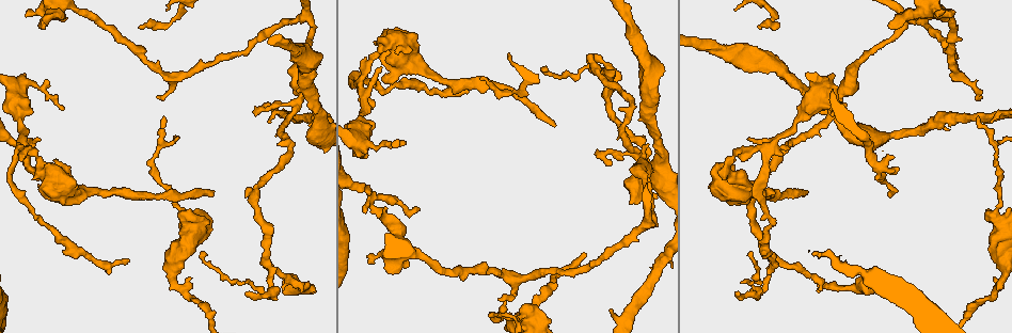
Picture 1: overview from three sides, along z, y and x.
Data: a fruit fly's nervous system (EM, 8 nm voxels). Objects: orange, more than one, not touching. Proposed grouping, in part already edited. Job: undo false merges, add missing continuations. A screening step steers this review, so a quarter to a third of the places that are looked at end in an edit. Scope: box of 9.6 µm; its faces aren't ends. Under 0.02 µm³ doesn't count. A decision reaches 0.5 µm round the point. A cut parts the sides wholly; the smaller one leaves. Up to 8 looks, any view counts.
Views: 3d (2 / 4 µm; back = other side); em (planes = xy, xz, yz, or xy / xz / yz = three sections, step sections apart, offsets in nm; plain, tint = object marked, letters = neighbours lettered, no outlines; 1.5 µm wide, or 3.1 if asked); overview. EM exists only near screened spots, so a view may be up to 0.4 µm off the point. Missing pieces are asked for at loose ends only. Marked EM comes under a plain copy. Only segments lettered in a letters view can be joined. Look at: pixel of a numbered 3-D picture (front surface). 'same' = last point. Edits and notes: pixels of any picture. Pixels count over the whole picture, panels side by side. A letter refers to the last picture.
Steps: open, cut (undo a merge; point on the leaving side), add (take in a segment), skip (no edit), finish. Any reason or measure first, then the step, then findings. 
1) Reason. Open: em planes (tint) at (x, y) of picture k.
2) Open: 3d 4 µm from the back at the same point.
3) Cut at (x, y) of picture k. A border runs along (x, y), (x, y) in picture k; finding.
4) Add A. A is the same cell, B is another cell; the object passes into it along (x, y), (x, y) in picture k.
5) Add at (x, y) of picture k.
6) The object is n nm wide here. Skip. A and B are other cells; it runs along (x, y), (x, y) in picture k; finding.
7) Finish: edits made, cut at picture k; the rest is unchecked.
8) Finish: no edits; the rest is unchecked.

Branch stops here. Open: em planes (letters) at (749, 253) of picture 1.

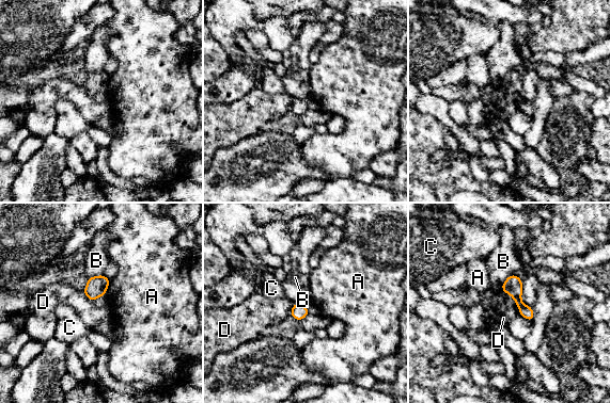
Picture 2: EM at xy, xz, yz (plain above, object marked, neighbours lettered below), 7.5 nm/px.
Skip. A, B, C and D are other cells; a border runs along (513, 273), (505, 279), (500, 289) in picture 2; no lettered segment goes on from it.

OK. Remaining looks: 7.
Free end. Open: em planes (letters) at (629, 203) of picture 1.

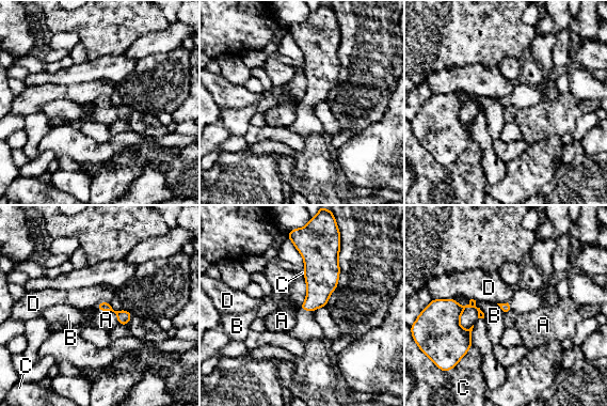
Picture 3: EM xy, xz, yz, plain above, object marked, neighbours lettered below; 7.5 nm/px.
The longest contact is with B, 220 nm. Skip. A, B, C and D are other cells; a border runs along (305, 280), (305, 300), (299, 308) in picture 3; none of them fits.

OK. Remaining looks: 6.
An open end. Open: em yz step 4 (letters) at (610, 310) of picture 1.

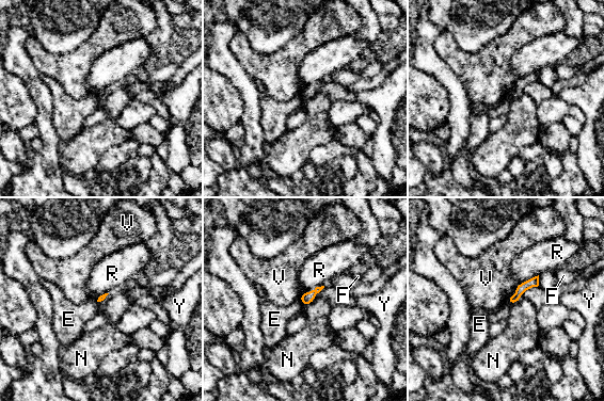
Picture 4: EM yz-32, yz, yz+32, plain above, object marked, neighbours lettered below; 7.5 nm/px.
Open: em planes (letters) at the same point.

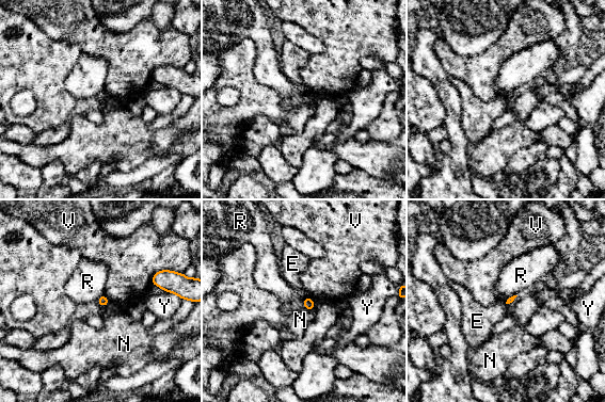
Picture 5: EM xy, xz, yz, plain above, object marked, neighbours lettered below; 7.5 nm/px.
Skip. E, N, R, V and Y are other cells; a border runs along (104, 293), (96, 300) in picture 5; no lettered segment goes on from it.

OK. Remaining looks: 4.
Finish: no edits; the rest is unchecked.

